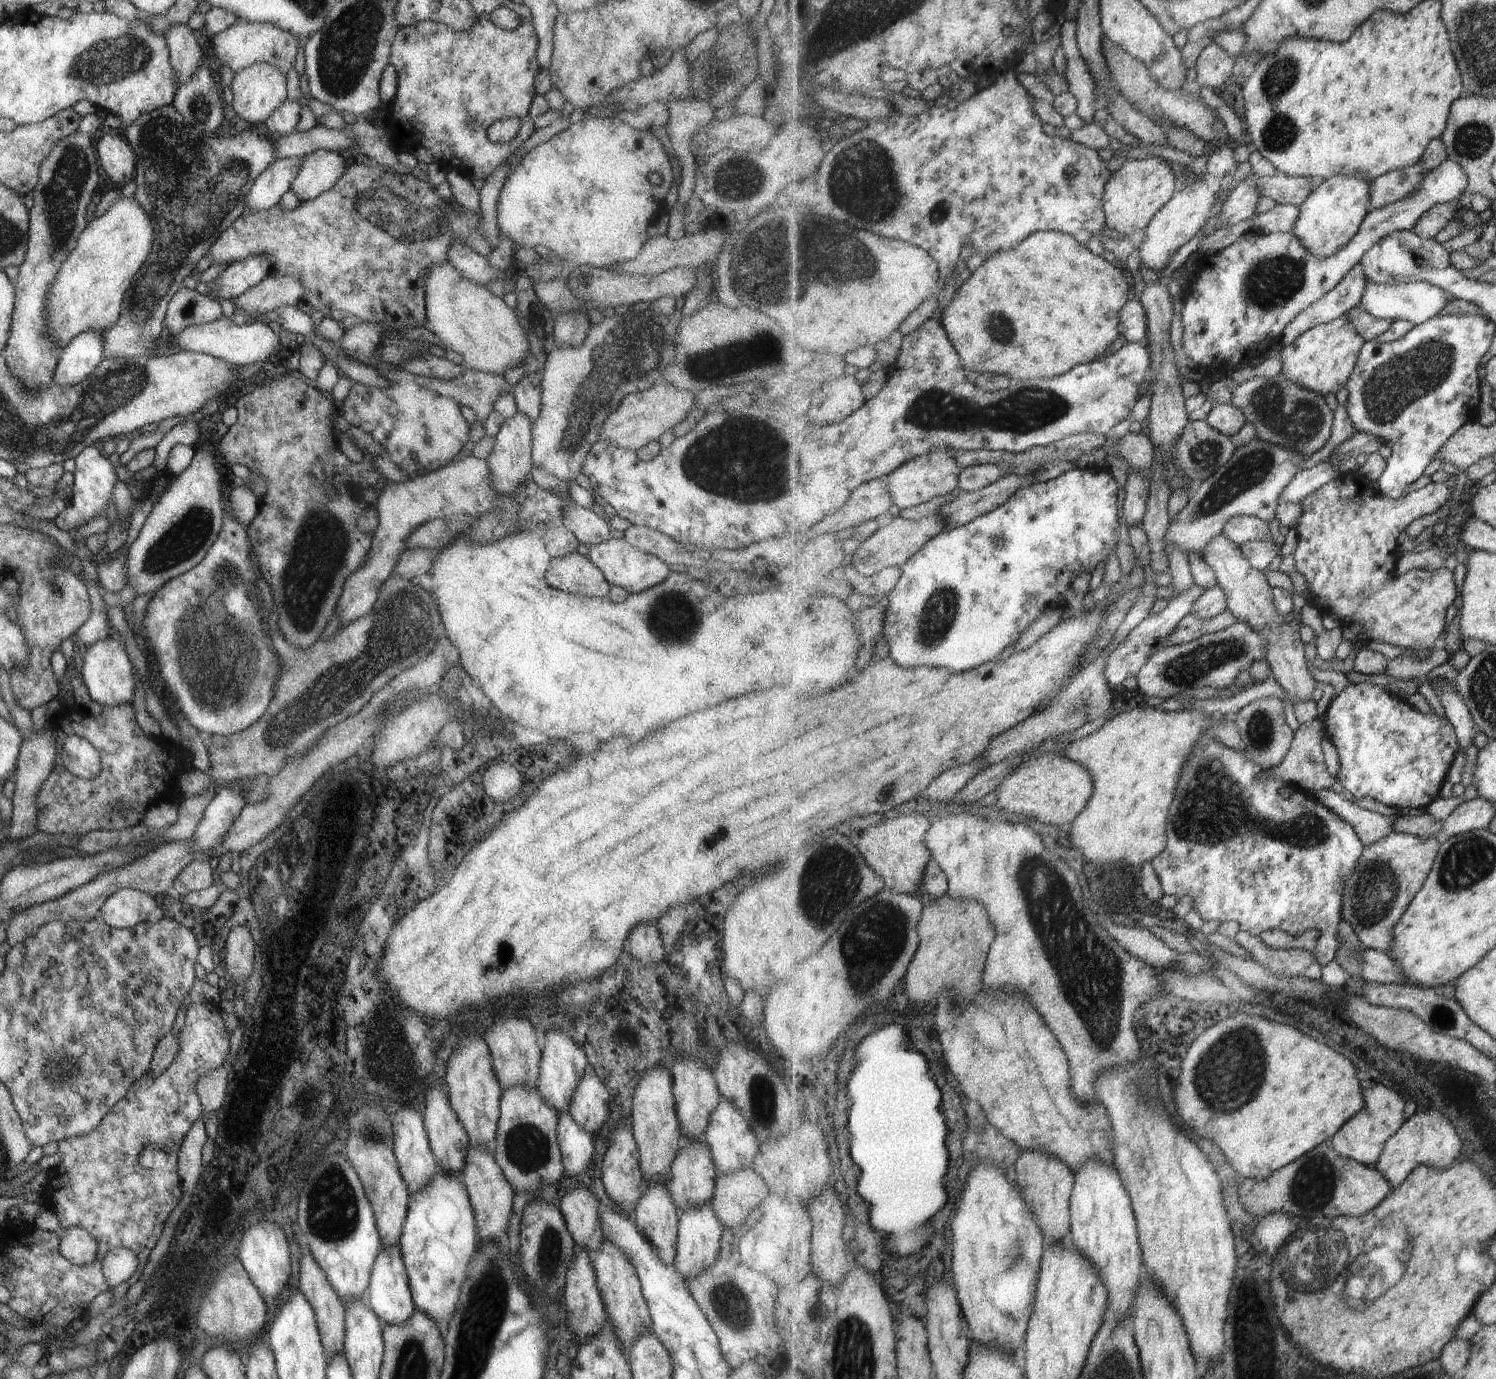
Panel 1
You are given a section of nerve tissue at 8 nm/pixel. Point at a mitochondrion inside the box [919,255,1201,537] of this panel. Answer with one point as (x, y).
(1001, 327)

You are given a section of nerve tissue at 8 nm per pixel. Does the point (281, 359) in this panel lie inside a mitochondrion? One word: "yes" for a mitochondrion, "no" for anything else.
no

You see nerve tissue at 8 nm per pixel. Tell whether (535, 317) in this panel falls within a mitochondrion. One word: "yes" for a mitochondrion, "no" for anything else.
no

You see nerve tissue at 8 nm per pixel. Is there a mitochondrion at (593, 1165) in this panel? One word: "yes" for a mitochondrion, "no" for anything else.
no

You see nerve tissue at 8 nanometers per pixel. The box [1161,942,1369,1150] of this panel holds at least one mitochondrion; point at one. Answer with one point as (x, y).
(1231, 1072)

